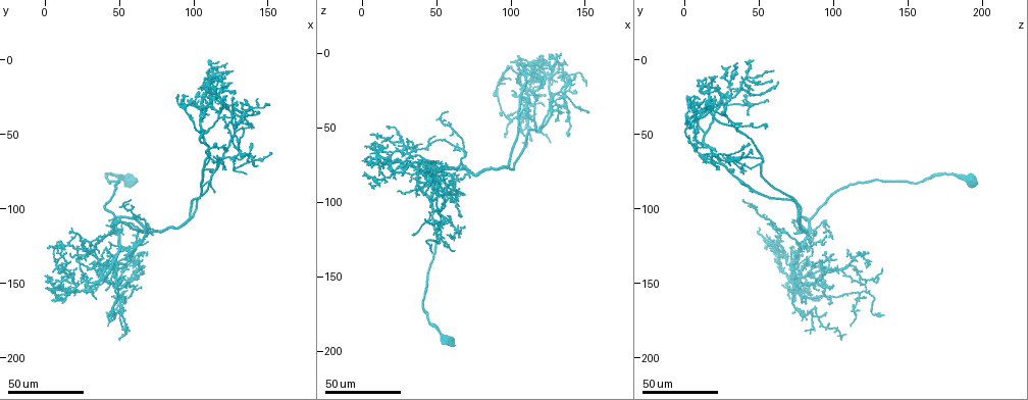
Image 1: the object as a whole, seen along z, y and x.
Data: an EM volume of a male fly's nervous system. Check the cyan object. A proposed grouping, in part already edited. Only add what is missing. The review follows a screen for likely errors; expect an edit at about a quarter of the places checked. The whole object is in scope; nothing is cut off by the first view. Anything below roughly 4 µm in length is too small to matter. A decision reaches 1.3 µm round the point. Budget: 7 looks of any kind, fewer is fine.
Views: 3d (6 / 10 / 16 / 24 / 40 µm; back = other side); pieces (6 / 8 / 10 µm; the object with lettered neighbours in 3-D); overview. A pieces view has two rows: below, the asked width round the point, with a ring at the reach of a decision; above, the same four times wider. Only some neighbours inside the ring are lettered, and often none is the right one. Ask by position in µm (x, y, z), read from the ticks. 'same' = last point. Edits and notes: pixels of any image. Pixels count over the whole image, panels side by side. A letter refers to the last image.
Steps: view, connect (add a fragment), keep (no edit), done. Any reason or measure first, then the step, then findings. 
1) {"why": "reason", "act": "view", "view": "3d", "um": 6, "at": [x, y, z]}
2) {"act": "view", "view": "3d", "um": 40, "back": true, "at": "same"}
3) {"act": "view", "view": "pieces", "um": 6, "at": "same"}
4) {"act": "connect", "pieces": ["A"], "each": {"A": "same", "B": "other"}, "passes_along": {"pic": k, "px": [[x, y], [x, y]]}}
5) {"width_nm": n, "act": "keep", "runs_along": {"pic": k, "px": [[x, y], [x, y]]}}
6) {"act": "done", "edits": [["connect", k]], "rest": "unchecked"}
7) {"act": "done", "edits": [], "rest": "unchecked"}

{"why": "an open end", "act": "view", "view": "3d", "um": 24, "at": [42, 170, 94]}

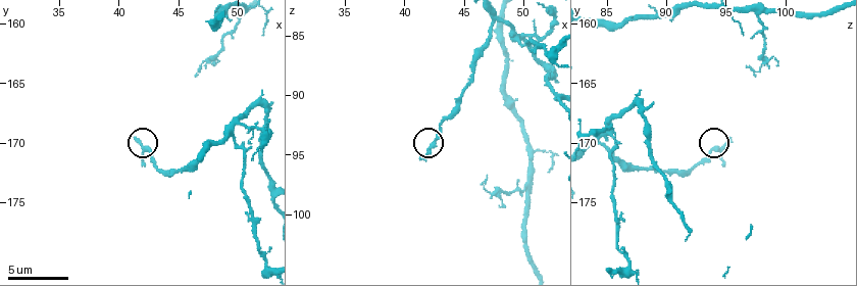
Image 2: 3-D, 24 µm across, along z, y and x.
{"act": "view", "view": "3d", "um": 10, "at": [41.4, 169.6, 95.2]}

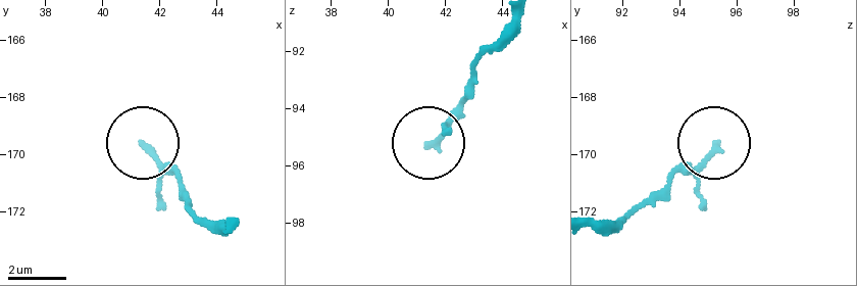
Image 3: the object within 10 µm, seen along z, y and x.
{"act": "view", "view": "pieces", "um": 10, "at": [41.5, 169.7, 95.3]}

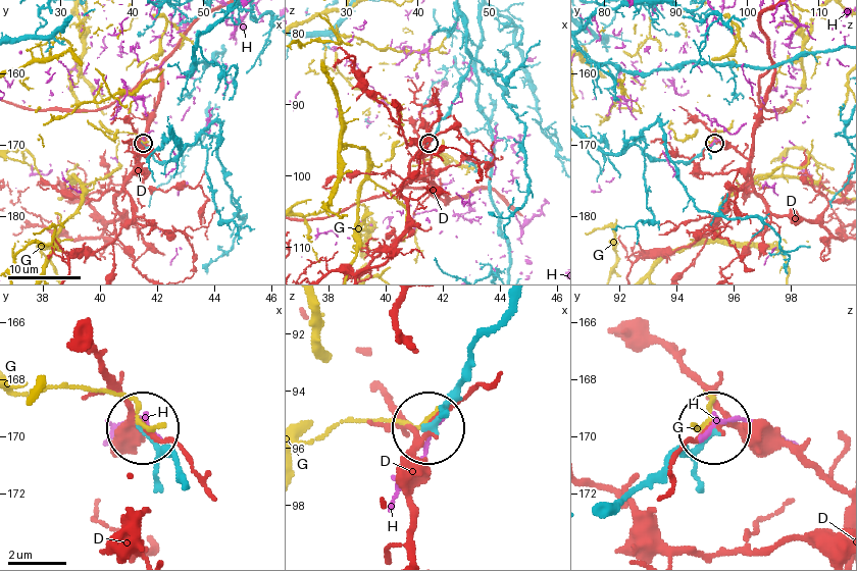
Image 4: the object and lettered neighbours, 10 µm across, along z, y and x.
{"act": "keep", "each": {"D": "other", "G": "other", "H": "other"}, "found": "none of them fits"}

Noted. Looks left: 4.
{"why": "an open end", "act": "view", "view": "3d", "um": 40, "at": [56, 164, 82]}

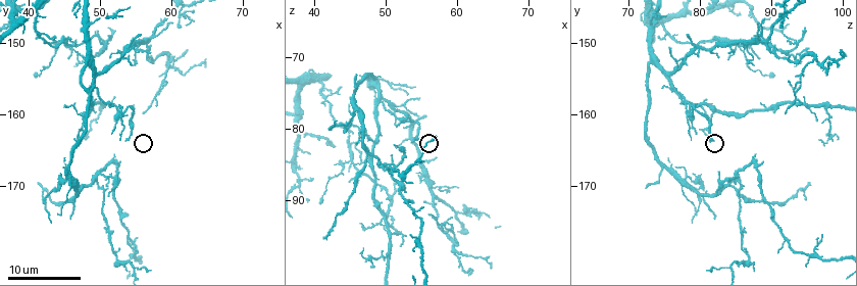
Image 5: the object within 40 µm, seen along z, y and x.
{"why": "what lies round it", "act": "view", "view": "pieces", "um": 6, "at": [53.5, 163.5, 81.5]}

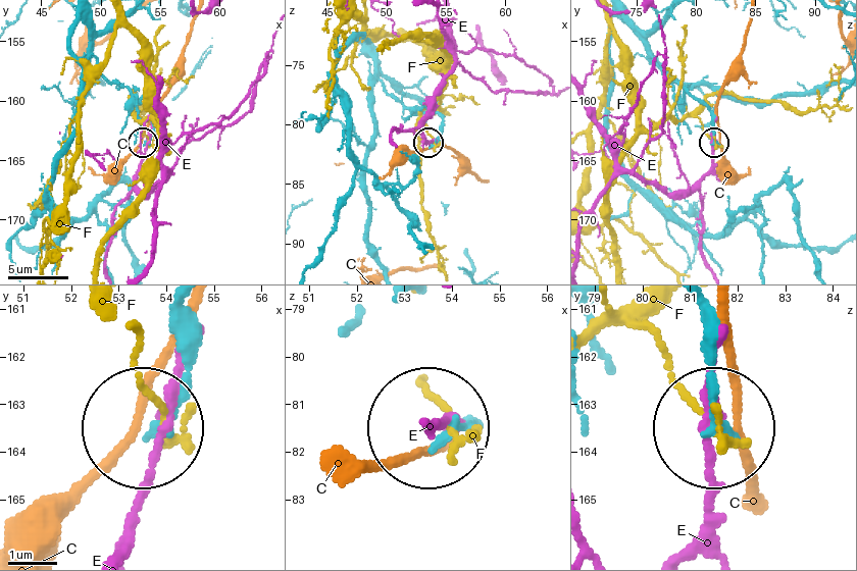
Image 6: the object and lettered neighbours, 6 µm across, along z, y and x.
{"act": "keep", "each": {"C": "other", "E": "other", "F": "other"}, "runs_along": {"pic": 6, "px": [[184, 304], [180, 390], [159, 421]]}, "found": "no lettered fragment goes on from it"}

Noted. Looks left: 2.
{"why": "branch stops here", "act": "view", "view": "3d", "um": 24, "at": [100, 26, 42]}

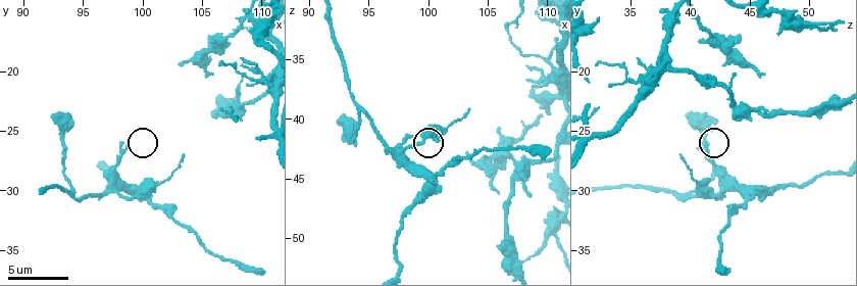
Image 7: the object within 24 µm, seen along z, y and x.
{"act": "view", "view": "pieces", "um": 10, "at": [98.8, 26.2, 41.6]}

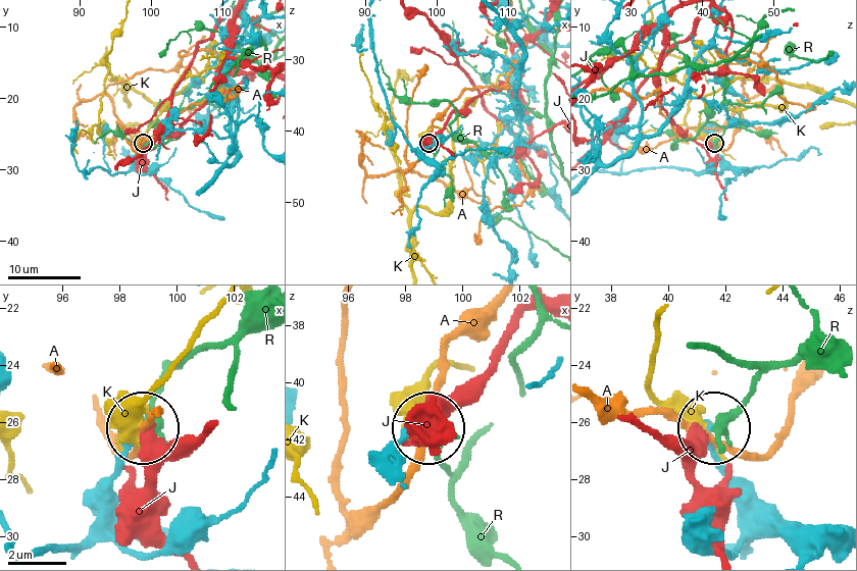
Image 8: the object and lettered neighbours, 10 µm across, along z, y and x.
{"act": "keep", "each": {"A": "other", "J": "other", "K": "other", "R": "other"}, "found": "none of them fits"}

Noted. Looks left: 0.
{"act": "done", "edits": [], "rest": "unchecked"}

